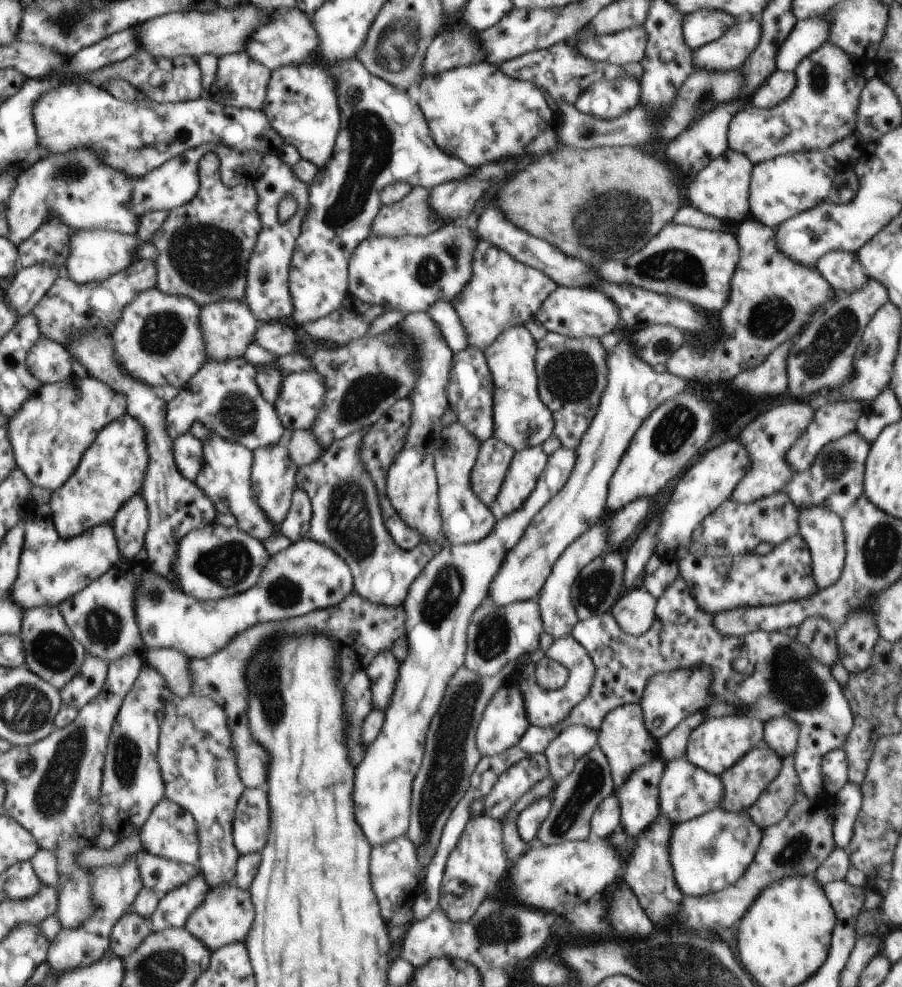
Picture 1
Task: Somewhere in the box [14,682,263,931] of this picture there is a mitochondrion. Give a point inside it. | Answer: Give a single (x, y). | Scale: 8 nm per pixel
(56, 788)

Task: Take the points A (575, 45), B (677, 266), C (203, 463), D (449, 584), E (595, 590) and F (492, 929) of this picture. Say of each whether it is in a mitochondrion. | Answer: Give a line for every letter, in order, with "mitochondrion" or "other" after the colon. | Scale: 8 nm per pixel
A: other
B: mitochondrion
C: other
D: mitochondrion
E: mitochondrion
F: mitochondrion

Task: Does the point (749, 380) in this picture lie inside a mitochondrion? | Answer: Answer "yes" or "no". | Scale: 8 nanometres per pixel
no

